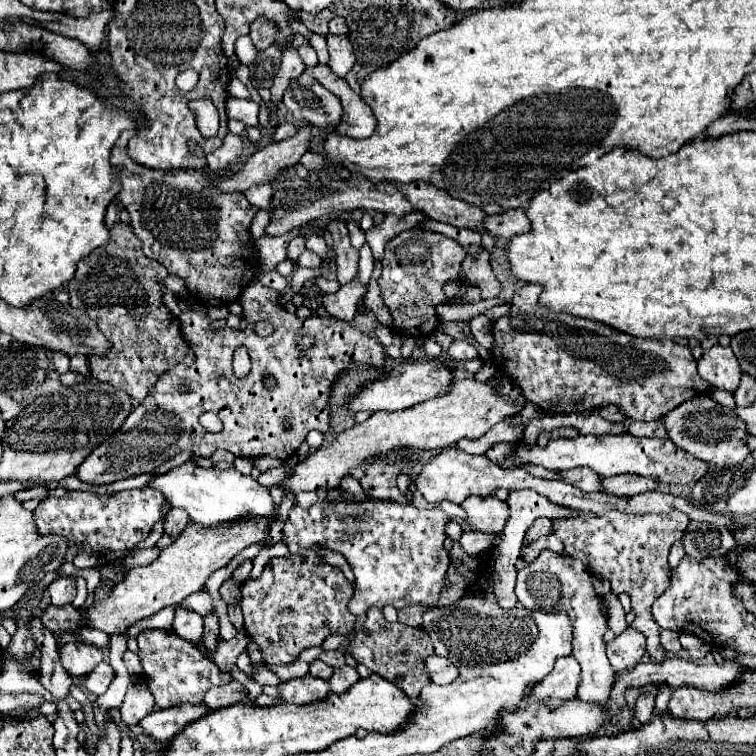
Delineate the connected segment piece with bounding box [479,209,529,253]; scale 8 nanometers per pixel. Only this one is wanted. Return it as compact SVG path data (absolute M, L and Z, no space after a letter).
M509 209L509 211L497 213L497 215L487 215L483 229L479 233L482 237L482 247L491 253L498 237L511 239L513 235L527 233L527 231L529 231L529 219L525 217L525 211Z

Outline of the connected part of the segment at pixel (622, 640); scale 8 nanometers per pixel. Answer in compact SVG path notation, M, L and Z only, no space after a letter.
M627 629L607 643L607 657L615 673L635 667L645 653L645 637L639 631Z

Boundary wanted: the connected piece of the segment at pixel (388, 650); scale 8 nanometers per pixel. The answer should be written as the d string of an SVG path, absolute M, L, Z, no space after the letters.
M371 607L367 611L367 619L363 623L363 629L359 629L351 643L349 643L351 655L367 665L373 673L381 675L383 679L389 679L393 685L401 687L409 699L417 699L421 689L429 685L429 673L425 671L425 659L433 653L433 643L427 637L427 633L419 627L409 627L403 623L389 623L385 621L383 613L377 611L377 607Z

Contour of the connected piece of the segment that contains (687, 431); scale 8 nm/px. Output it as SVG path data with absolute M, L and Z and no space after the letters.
M709 395L693 397L673 411L669 415L661 417L669 439L681 447L683 451L689 451L693 457L707 461L709 465L727 467L727 465L739 465L743 463L751 449L747 447L747 425L743 419L737 419L735 409L727 409L721 403L713 401Z

